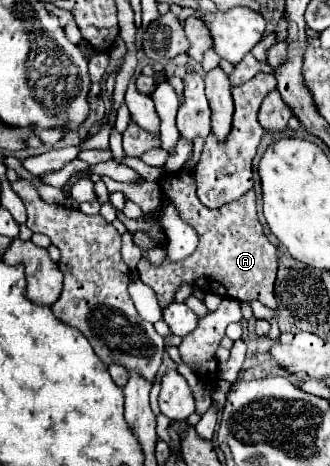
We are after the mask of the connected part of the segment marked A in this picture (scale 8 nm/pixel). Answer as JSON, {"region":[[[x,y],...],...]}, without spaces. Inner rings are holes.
{"region":[[[192,170],[164,172],[158,180],[162,190],[162,198],[170,200],[178,210],[180,218],[192,226],[198,234],[198,246],[194,254],[190,254],[182,262],[172,262],[166,258],[160,266],[154,266],[146,260],[146,256],[138,264],[138,276],[144,284],[148,284],[156,296],[160,308],[166,308],[174,302],[174,296],[182,284],[196,286],[204,292],[218,294],[222,298],[232,298],[238,302],[262,302],[264,306],[276,310],[274,298],[274,282],[276,282],[276,248],[264,234],[264,228],[256,214],[256,194],[250,190],[240,200],[224,204],[222,208],[210,210],[196,196],[196,180]]]}

